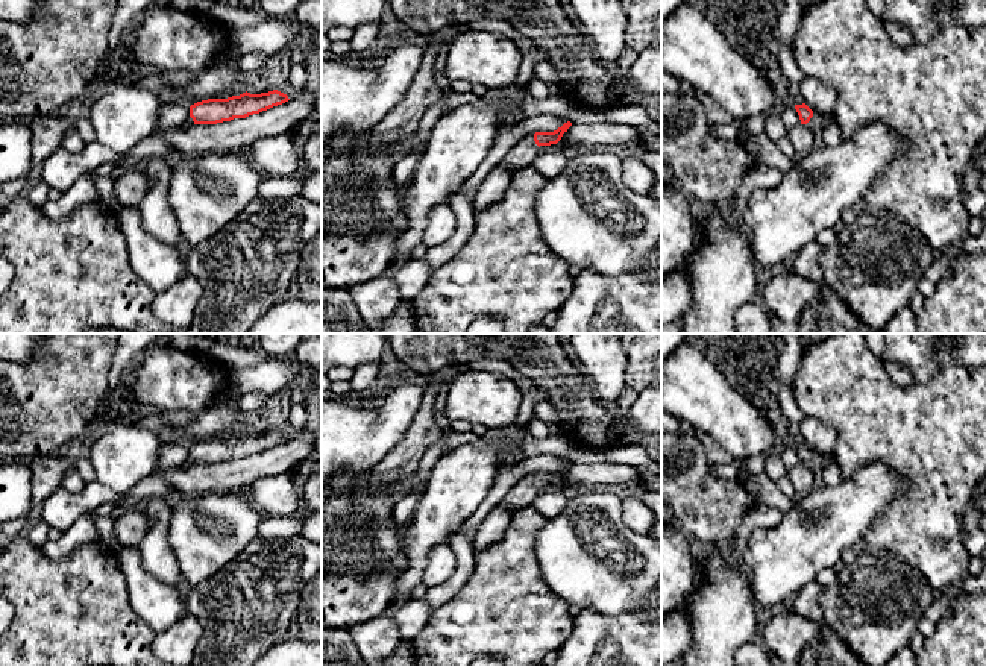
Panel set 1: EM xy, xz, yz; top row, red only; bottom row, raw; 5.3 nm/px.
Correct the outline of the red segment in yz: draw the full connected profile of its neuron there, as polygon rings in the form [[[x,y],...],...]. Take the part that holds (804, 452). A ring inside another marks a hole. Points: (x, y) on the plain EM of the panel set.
[[[805,443],[795,445],[795,449],[799,455],[801,464],[805,464],[813,473],[825,467],[825,455],[813,452]]]

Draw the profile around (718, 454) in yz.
[[[696,429],[696,437],[702,443],[705,454],[711,463],[728,464],[736,460],[730,451],[727,451],[722,445],[719,445],[707,432]]]

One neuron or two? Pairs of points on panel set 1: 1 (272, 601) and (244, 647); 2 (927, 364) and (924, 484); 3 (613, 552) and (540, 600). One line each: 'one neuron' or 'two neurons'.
1: one neuron
2: two neurons
3: two neurons

